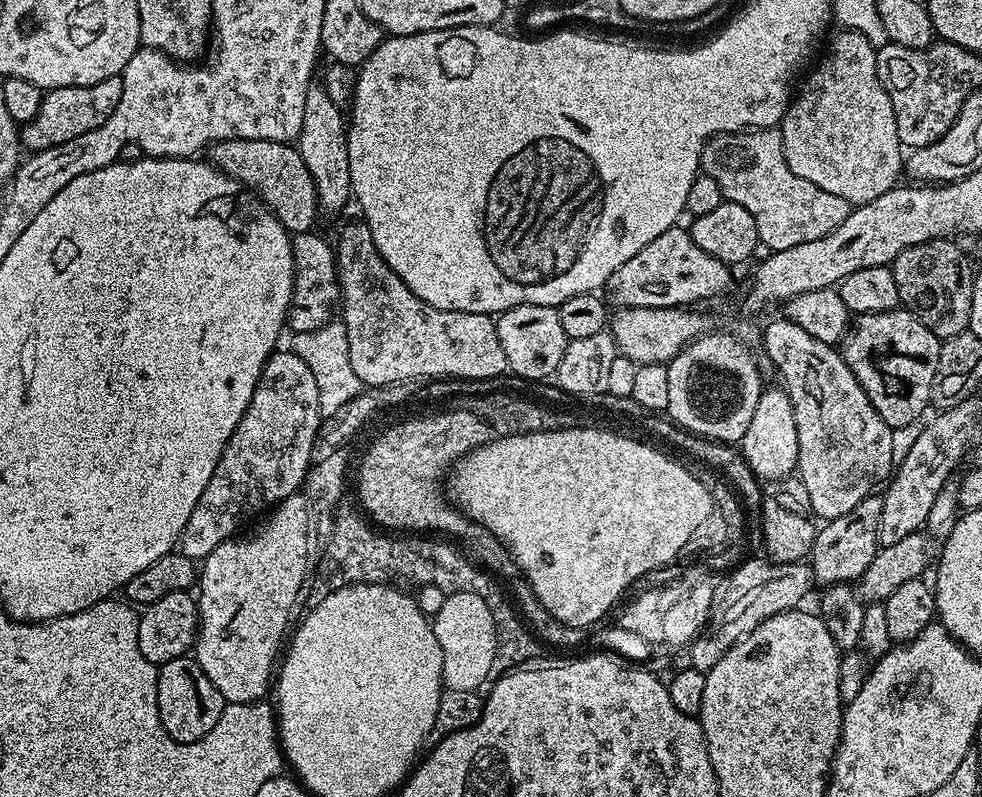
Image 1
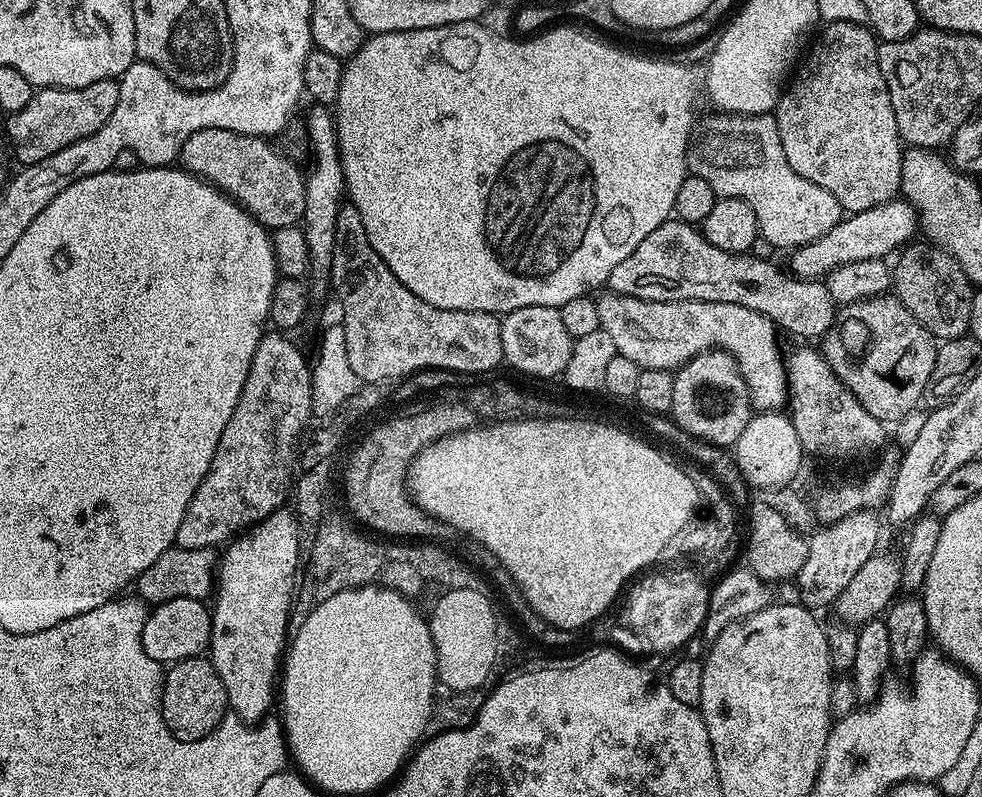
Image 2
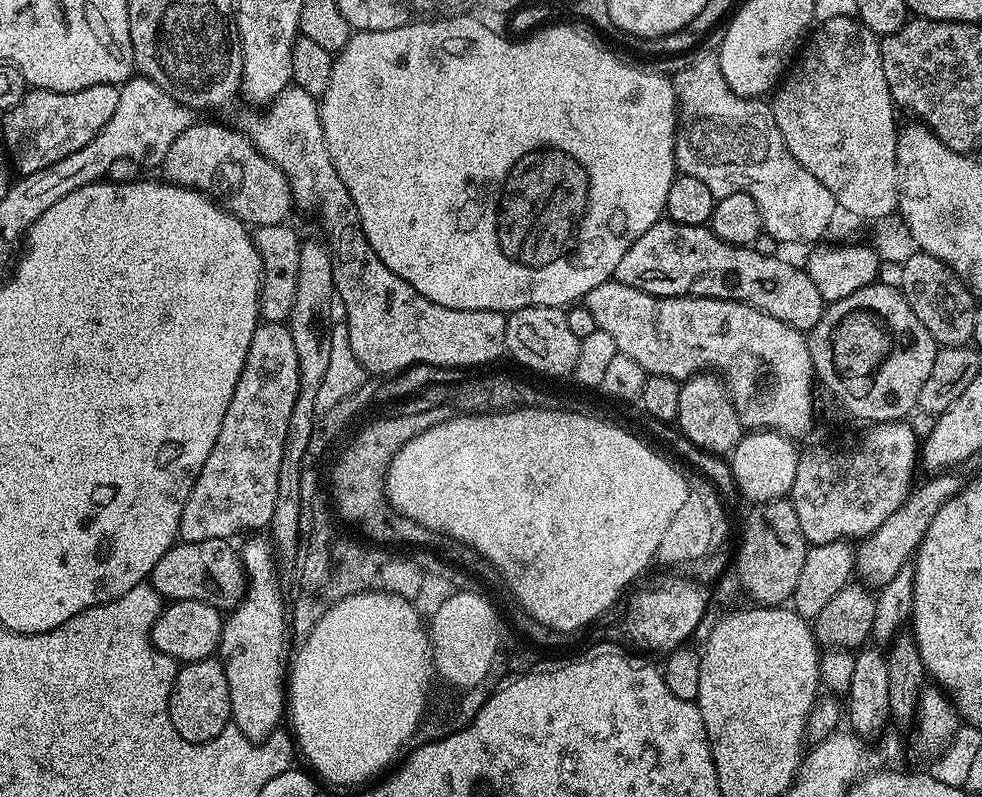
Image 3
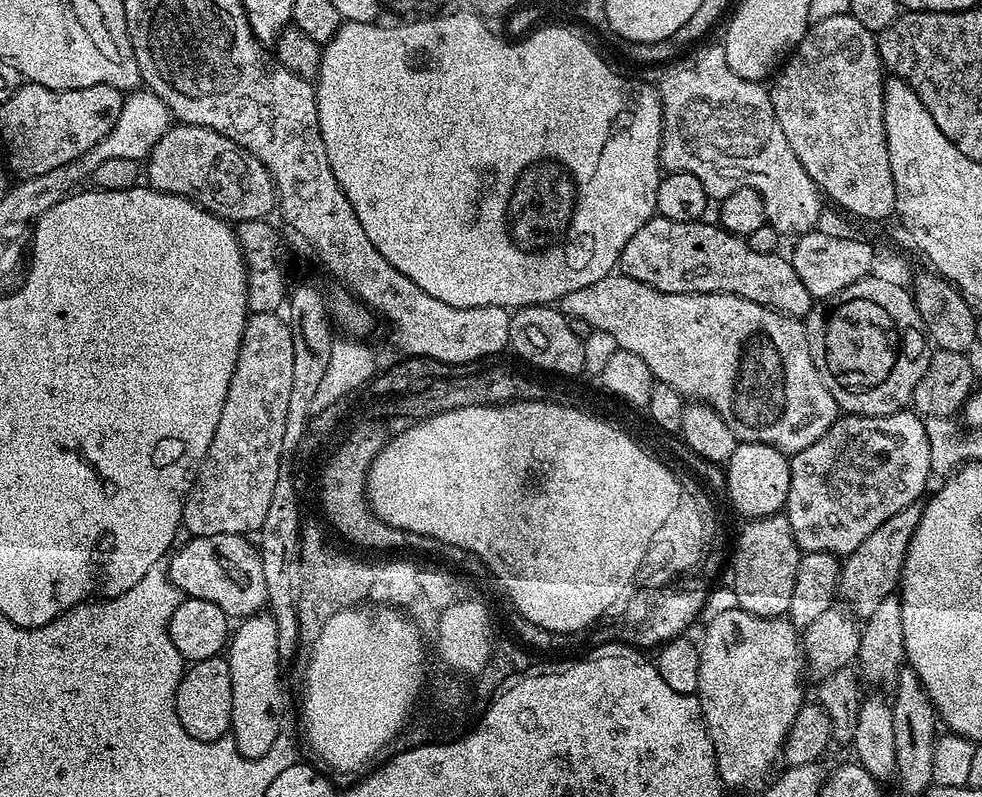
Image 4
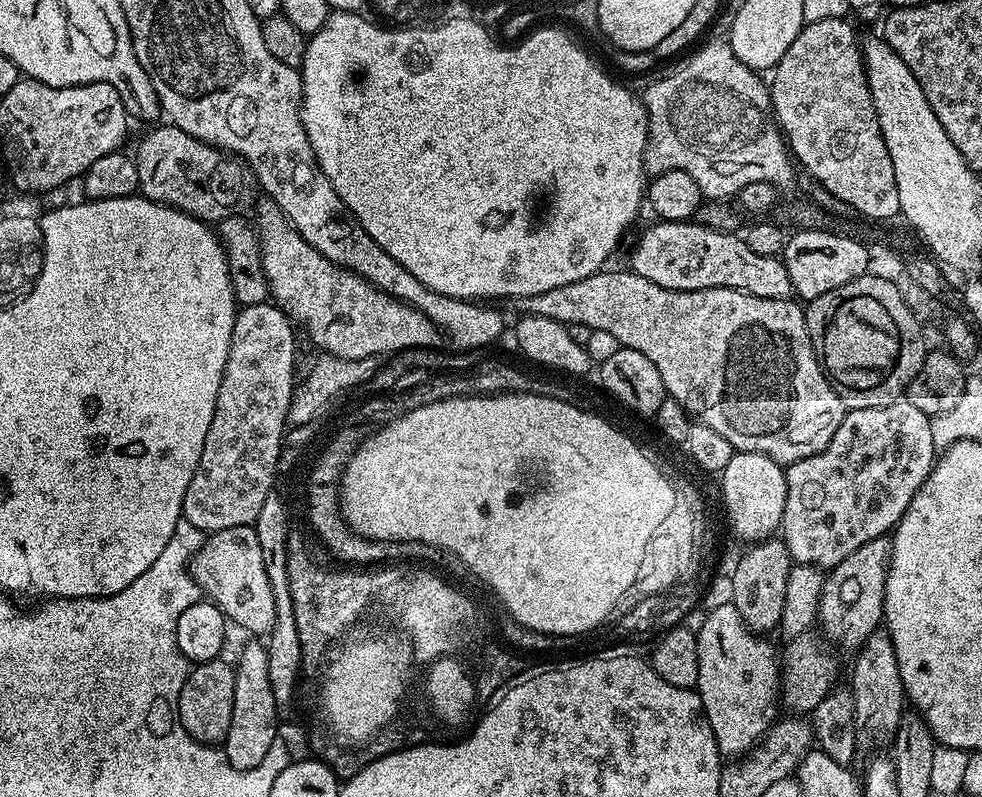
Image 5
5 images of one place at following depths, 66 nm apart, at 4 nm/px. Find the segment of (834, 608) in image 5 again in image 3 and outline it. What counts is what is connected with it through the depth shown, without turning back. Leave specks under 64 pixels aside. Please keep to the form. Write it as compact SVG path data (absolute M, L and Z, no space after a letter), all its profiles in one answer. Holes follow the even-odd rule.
M942 472L928 479L932 480L926 481L917 492L915 489L898 506L898 510L894 510L890 518L882 522L882 526L871 529L868 535L863 537L861 544L864 545L856 548L855 575L865 585L883 586L892 581L894 574L898 574L898 570L902 570L913 559L914 553L920 547L920 541L933 521L934 514L950 497L956 496L964 485L963 479L960 480L954 472Z

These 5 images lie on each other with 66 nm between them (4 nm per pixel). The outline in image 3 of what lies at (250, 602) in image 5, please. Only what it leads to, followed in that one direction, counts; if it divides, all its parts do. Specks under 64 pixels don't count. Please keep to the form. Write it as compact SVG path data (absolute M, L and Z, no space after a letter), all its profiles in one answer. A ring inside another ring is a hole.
M206 539L203 542L179 541L158 560L149 583L167 601L202 601L221 610L231 610L247 592L247 576L229 539Z

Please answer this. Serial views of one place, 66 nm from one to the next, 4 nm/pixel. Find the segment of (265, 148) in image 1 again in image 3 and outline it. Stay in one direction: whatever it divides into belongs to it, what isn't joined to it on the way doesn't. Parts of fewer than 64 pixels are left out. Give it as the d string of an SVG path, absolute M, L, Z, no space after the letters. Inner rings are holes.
M193 122L178 138L174 138L174 146L166 154L162 172L173 184L181 184L183 188L192 188L210 200L216 201L221 208L237 216L249 226L274 226L285 223L288 215L294 212L292 187L284 171L270 158L266 158L255 148L243 131L235 132L224 124L200 124Z

